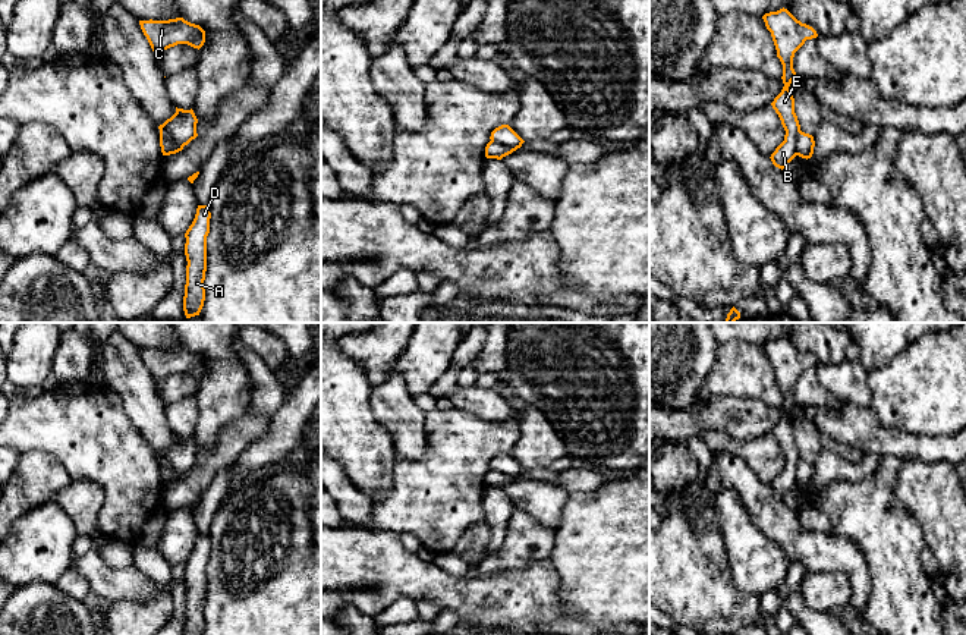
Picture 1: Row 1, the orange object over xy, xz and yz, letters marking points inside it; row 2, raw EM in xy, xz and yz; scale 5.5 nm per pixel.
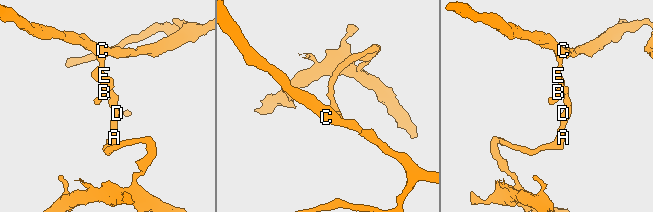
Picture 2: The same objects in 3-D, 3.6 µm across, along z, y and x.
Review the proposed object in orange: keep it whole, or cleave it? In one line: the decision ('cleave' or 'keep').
cleave

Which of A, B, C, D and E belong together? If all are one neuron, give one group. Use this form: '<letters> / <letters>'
A D / B C E

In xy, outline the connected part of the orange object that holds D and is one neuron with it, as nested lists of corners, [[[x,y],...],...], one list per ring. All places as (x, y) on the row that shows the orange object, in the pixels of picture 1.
[[[198,205],[195,219],[185,233],[186,285],[183,311],[186,318],[199,315],[205,301],[207,236],[210,233],[210,207]]]

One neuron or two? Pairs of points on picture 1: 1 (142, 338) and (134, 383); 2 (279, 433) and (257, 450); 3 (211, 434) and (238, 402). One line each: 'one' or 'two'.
1: two
2: one
3: one

